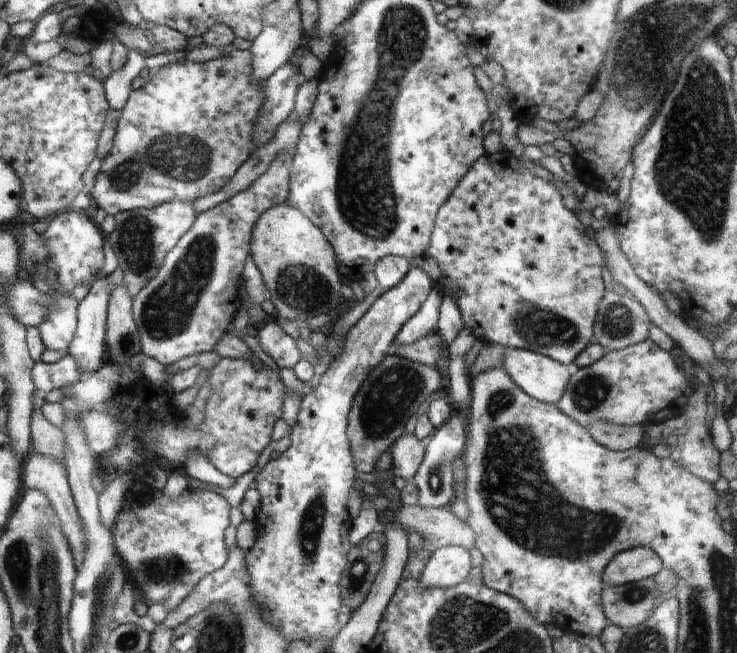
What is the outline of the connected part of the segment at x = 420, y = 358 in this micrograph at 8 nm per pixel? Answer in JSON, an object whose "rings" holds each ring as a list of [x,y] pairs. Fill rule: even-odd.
{"rings":[[[433,332],[416,340],[413,344],[398,344],[396,342],[390,344],[388,354],[405,357],[413,362],[422,362],[427,366],[435,366],[440,358],[440,349],[443,345],[442,338]]]}

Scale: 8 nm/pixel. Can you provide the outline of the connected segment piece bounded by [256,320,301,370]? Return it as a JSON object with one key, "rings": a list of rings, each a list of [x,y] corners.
{"rings":[[[266,320],[256,333],[262,349],[272,358],[279,370],[294,368],[301,360],[295,340],[282,330],[280,323]]]}

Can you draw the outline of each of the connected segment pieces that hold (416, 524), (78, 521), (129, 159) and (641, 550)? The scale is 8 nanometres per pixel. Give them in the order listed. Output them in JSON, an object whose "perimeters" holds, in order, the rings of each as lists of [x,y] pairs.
{"perimeters":[[[[406,505],[396,512],[396,520],[407,532],[417,532],[433,550],[444,546],[457,545],[465,550],[475,547],[472,528],[447,507],[422,508]]],[[[40,454],[39,456],[31,455],[29,457],[30,467],[26,470],[26,474],[24,474],[24,482],[26,482],[24,488],[40,490],[50,500],[55,515],[58,517],[62,534],[66,536],[70,548],[72,548],[72,558],[74,558],[75,567],[80,568],[84,562],[84,556],[86,556],[86,548],[88,548],[88,540],[86,540],[86,532],[84,532],[86,528],[84,528],[82,518],[80,518],[80,514],[78,514],[78,510],[74,505],[65,466],[59,461],[55,465],[56,460],[54,454],[50,454],[50,456],[44,456],[44,454]]],[[[234,49],[232,52],[223,54],[216,60],[210,60],[204,63],[189,62],[188,60],[181,61],[180,63],[171,63],[160,68],[158,72],[145,74],[148,79],[146,84],[138,88],[138,90],[132,90],[130,92],[128,102],[126,102],[126,105],[120,112],[112,149],[102,161],[102,167],[98,174],[96,174],[92,191],[88,194],[96,202],[98,209],[102,209],[108,215],[112,216],[115,216],[118,212],[128,210],[151,209],[152,207],[174,200],[178,202],[193,202],[198,198],[218,192],[220,188],[224,188],[230,182],[230,178],[236,174],[238,168],[242,164],[245,164],[252,156],[252,148],[254,148],[254,144],[252,144],[254,122],[258,120],[258,116],[262,112],[262,104],[264,104],[264,100],[266,99],[264,83],[252,78],[252,52],[250,49]]],[[[642,546],[620,552],[606,566],[603,586],[619,586],[626,582],[653,578],[662,568],[662,562],[650,548]]]]}

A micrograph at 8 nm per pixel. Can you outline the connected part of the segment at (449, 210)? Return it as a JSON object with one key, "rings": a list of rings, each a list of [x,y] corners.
{"rings":[[[503,150],[497,154],[484,154],[481,158],[478,158],[477,162],[474,162],[468,173],[454,188],[448,200],[440,206],[426,256],[431,256],[440,267],[442,276],[436,283],[442,289],[442,294],[448,294],[450,298],[454,298],[454,302],[456,302],[462,316],[463,326],[470,329],[472,335],[477,339],[501,347],[510,346],[533,351],[573,369],[574,360],[582,354],[582,350],[585,350],[586,346],[594,342],[594,322],[596,322],[598,306],[606,292],[604,280],[602,279],[602,266],[605,266],[605,263],[602,260],[601,249],[595,240],[588,237],[585,229],[586,225],[581,222],[582,220],[578,220],[574,212],[570,212],[564,206],[564,200],[555,184],[534,176],[526,166],[522,166],[516,160],[512,153]]]}

